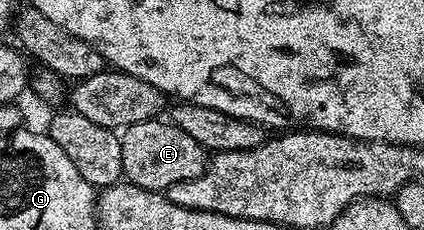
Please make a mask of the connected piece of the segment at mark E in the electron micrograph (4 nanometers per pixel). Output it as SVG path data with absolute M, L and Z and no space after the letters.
M168 120L140 122L126 126L120 135L123 148L123 178L144 190L168 192L171 184L199 176L207 165L207 152L187 132Z

